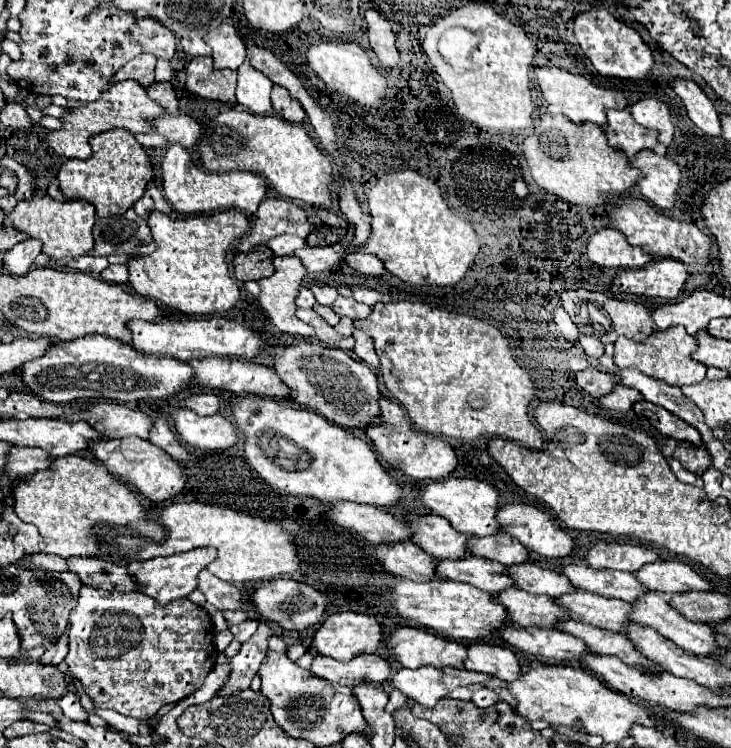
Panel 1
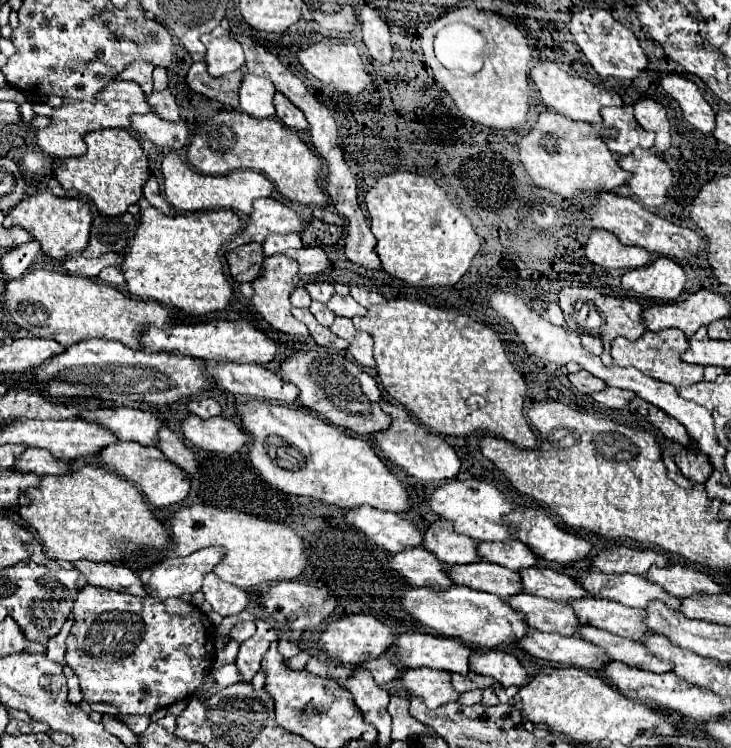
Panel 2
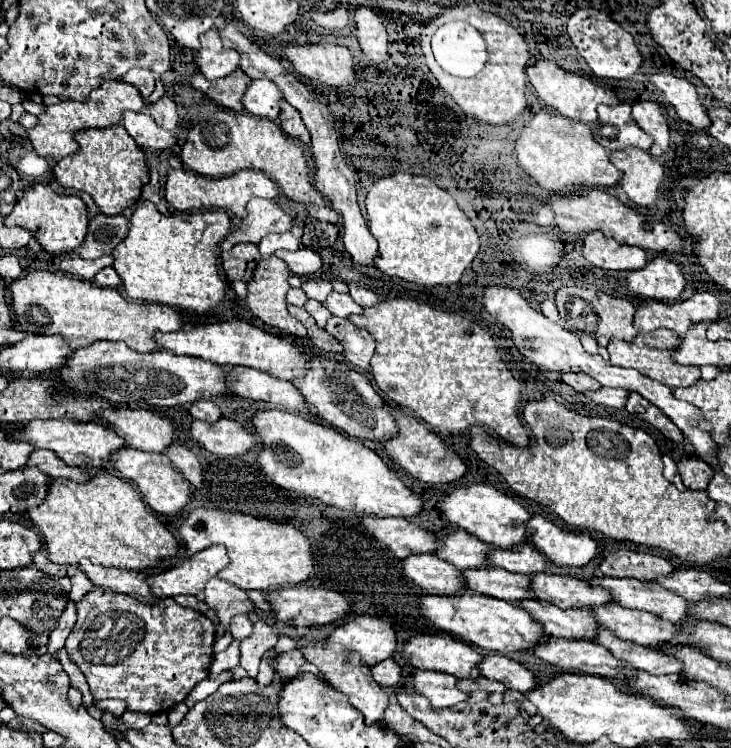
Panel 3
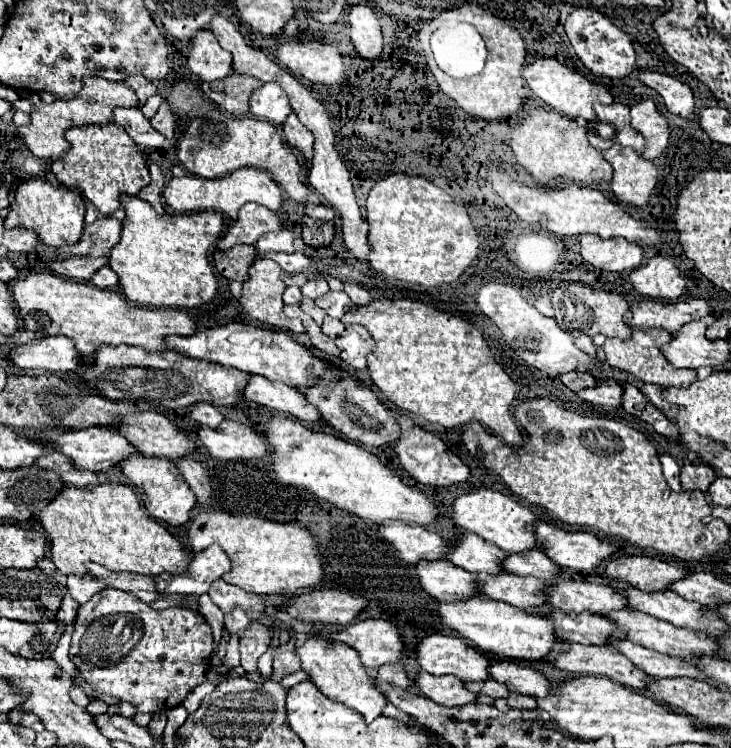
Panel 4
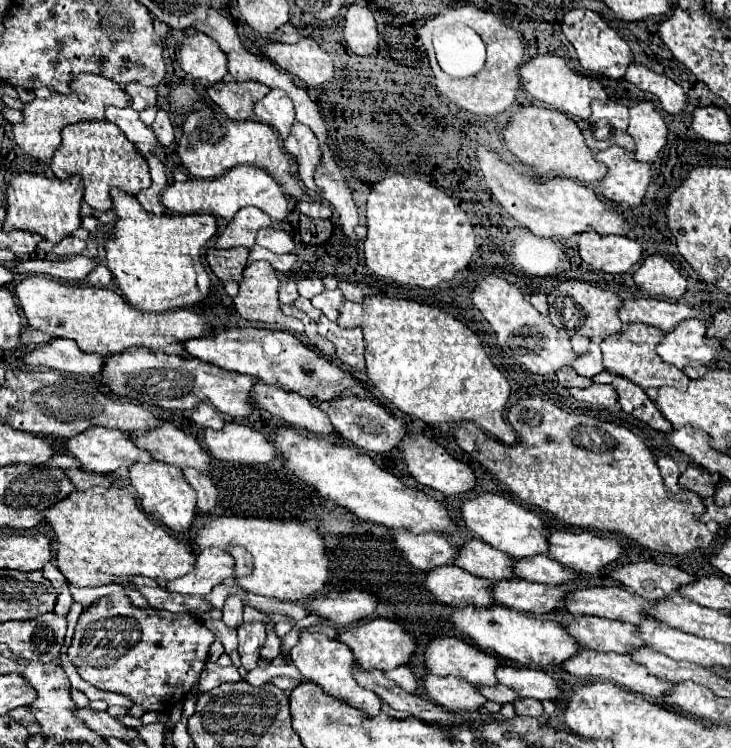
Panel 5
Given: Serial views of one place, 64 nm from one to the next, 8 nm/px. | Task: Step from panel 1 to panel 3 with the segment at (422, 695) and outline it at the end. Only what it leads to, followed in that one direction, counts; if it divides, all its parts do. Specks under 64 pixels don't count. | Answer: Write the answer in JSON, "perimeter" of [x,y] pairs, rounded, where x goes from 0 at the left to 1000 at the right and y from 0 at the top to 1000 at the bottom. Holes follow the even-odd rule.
{"perimeter":[[[569,896],[564,901],[564,909],[566,909],[566,925],[575,930],[583,930],[591,947],[621,944],[640,933],[640,928],[624,920],[624,906],[618,901]]]}

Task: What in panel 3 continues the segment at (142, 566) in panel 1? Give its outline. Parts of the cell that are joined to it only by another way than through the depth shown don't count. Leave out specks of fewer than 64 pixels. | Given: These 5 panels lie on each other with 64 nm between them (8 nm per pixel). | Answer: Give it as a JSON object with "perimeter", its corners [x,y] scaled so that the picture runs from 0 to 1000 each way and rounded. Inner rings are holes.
{"perimeter":[[[290,730],[268,738],[260,746],[244,749],[244,757],[235,757],[224,765],[208,767],[200,773],[208,794],[213,799],[230,799],[244,794],[271,794],[279,789],[279,781],[298,767],[301,759],[312,754],[312,741],[306,730]]]}

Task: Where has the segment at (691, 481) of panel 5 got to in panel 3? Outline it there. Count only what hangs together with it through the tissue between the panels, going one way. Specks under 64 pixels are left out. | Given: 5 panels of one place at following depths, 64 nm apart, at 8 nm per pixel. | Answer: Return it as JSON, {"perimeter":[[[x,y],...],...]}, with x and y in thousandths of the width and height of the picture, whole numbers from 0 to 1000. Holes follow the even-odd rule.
{"perimeter":[[[933,610],[927,615],[927,628],[933,644],[947,655],[966,655],[971,639],[977,636],[977,628],[955,610]]]}

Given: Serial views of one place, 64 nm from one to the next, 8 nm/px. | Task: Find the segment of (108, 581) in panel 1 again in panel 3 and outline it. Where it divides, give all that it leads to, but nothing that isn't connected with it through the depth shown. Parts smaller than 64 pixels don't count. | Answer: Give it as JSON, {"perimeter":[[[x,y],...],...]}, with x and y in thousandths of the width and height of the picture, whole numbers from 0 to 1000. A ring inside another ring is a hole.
{"perimeter":[[[123,749],[109,751],[109,762],[126,775],[129,783],[137,786],[153,786],[156,791],[167,791],[175,797],[183,797],[197,805],[208,805],[211,797],[194,770],[183,762],[164,762],[164,759],[142,759],[131,757]]]}

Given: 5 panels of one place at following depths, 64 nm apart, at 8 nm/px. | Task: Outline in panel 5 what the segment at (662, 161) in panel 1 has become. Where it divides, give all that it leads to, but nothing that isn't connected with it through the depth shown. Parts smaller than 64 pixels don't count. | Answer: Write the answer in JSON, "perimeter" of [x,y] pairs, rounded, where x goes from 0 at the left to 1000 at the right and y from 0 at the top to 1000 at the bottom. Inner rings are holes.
{"perimeter":[[[845,195],[818,203],[815,214],[832,222],[832,235],[824,241],[821,251],[824,262],[845,273],[856,270],[862,275],[876,275],[892,241],[889,219],[873,217],[865,203]]]}

